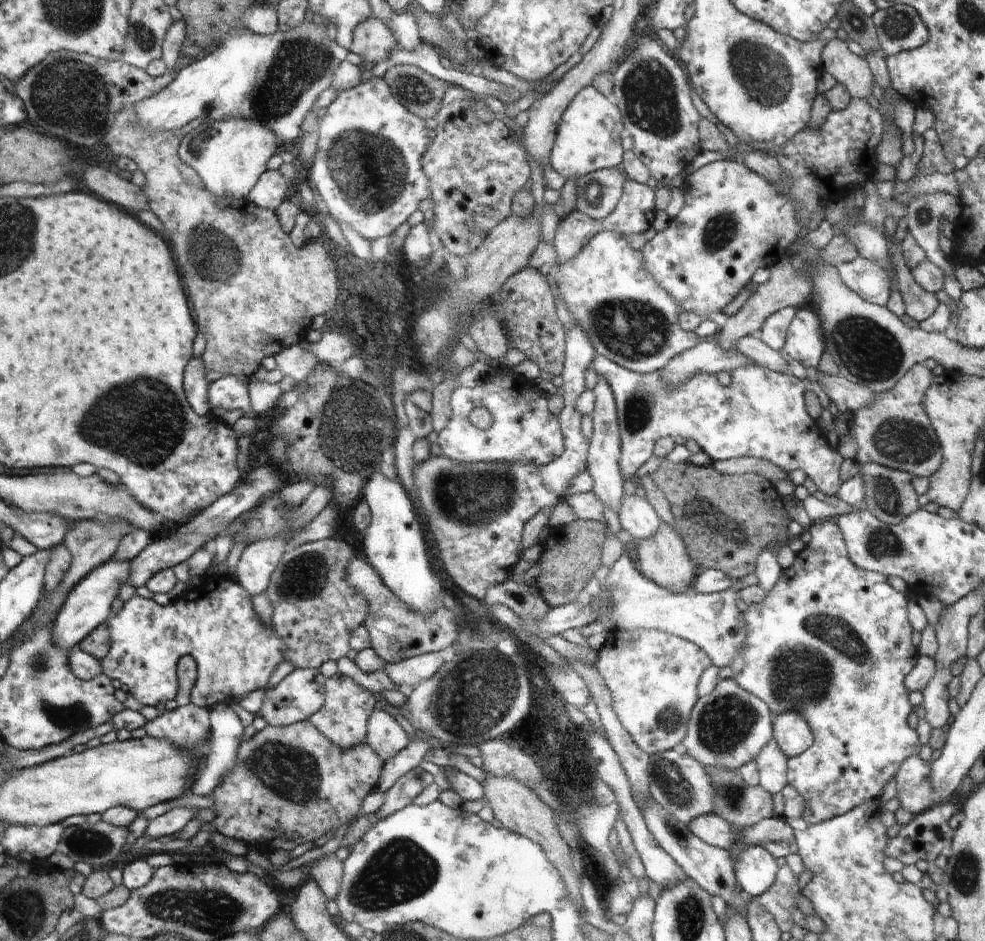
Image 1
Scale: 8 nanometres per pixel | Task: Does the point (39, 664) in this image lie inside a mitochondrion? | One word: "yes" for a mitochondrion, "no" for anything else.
yes

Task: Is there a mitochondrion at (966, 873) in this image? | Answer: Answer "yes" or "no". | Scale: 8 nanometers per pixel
yes

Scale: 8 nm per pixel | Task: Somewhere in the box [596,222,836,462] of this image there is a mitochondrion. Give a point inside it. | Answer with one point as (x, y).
(643, 404)

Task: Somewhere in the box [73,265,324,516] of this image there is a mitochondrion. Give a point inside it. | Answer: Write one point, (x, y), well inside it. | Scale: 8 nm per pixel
(157, 424)

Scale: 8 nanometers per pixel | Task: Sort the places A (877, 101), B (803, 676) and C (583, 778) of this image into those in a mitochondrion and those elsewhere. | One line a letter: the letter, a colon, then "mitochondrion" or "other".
A: other
B: mitochondrion
C: mitochondrion

